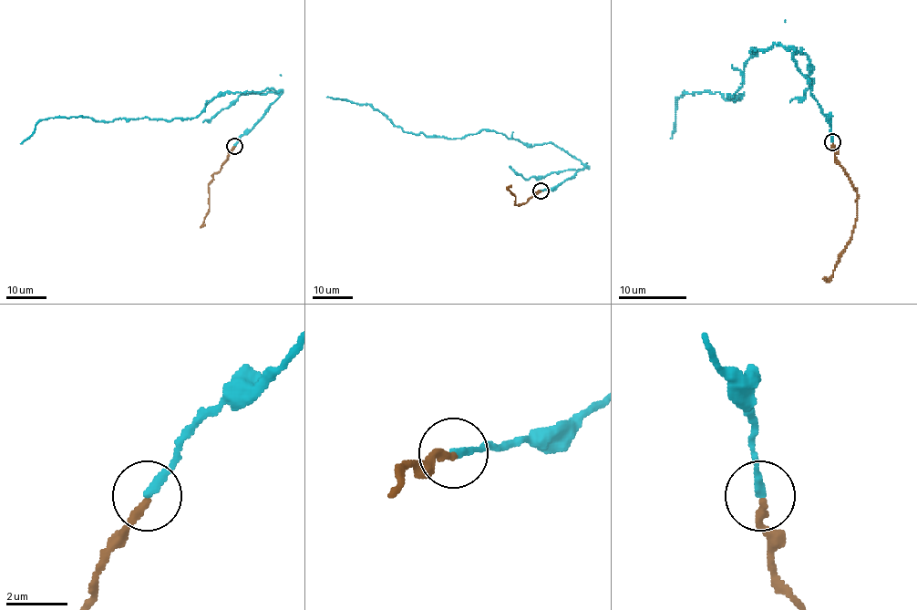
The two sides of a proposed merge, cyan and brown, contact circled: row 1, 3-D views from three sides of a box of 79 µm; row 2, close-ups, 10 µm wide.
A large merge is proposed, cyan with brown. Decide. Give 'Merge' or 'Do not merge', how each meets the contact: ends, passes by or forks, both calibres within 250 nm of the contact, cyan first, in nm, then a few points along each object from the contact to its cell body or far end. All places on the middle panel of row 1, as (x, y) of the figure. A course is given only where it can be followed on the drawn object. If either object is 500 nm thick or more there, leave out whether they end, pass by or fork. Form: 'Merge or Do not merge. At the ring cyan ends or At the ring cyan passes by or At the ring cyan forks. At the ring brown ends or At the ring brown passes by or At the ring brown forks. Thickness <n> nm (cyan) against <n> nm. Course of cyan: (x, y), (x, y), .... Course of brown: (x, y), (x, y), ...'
Do not merge. At the ring cyan ends. At the ring brown ends. Thickness 280 nm (cyan) against 260 nm. Course of cyan: (540, 191), (585, 166), (552, 143), (526, 146), (482, 129), (448, 139), (407, 133), (368, 104), (326, 97). Course of brown: (540, 191), (527, 201), (514, 205), (515, 197), (509, 189), (511, 185)

